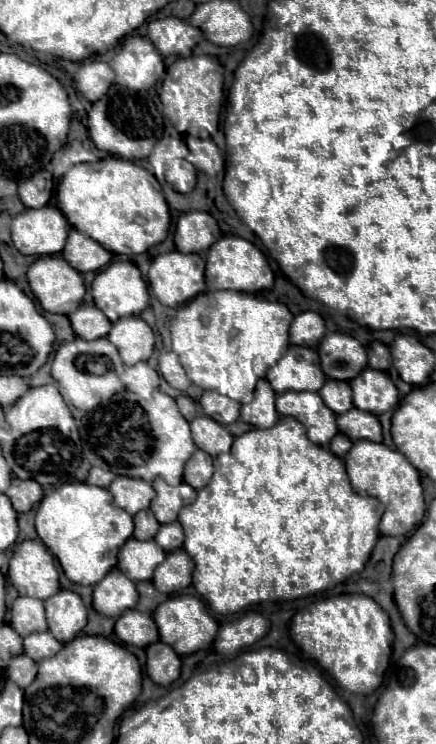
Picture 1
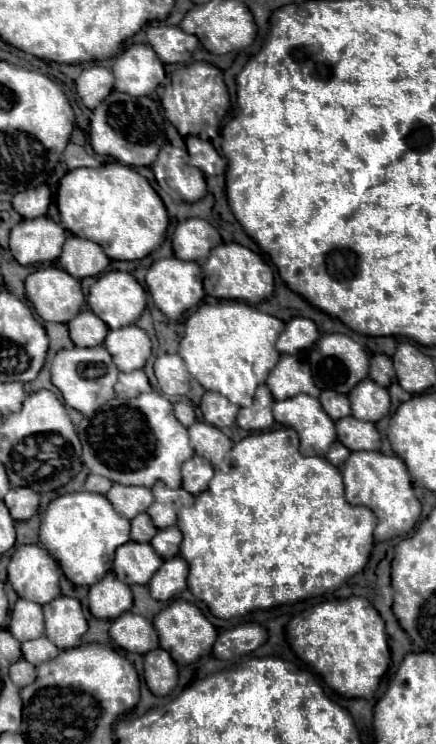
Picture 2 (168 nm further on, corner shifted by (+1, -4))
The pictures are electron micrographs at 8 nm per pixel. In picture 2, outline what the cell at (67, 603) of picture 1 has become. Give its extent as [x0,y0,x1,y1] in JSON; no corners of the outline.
[44,597,88,649]

